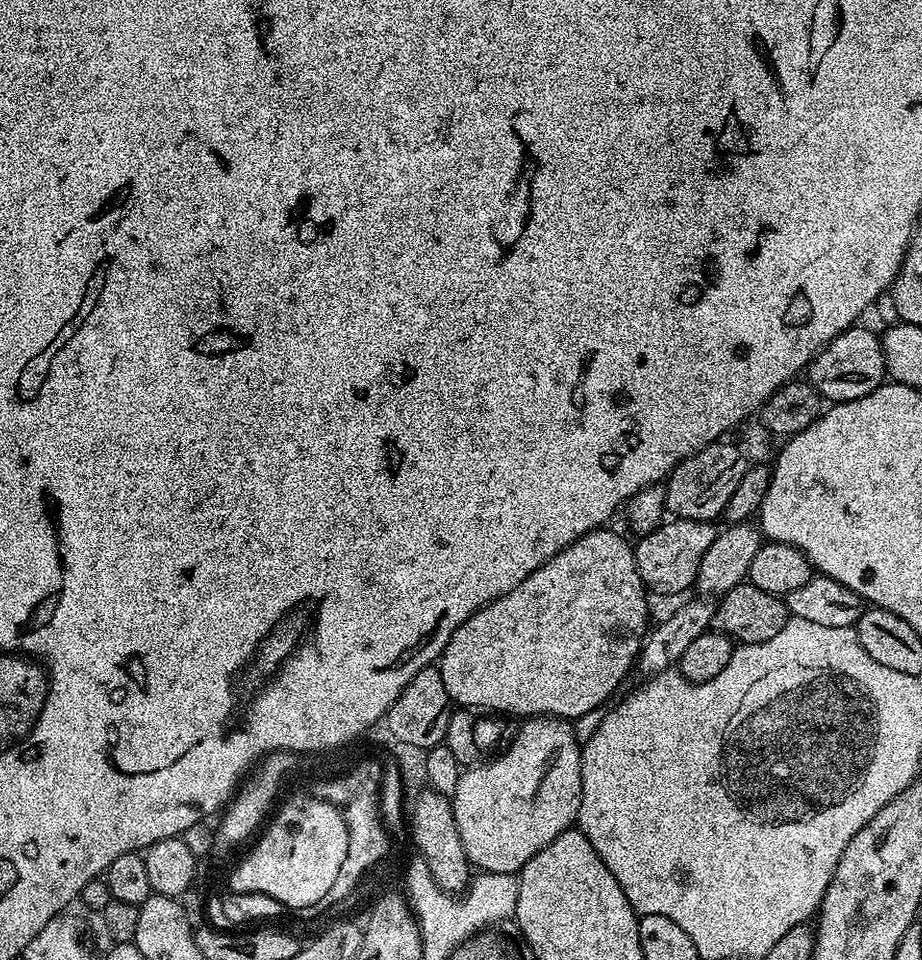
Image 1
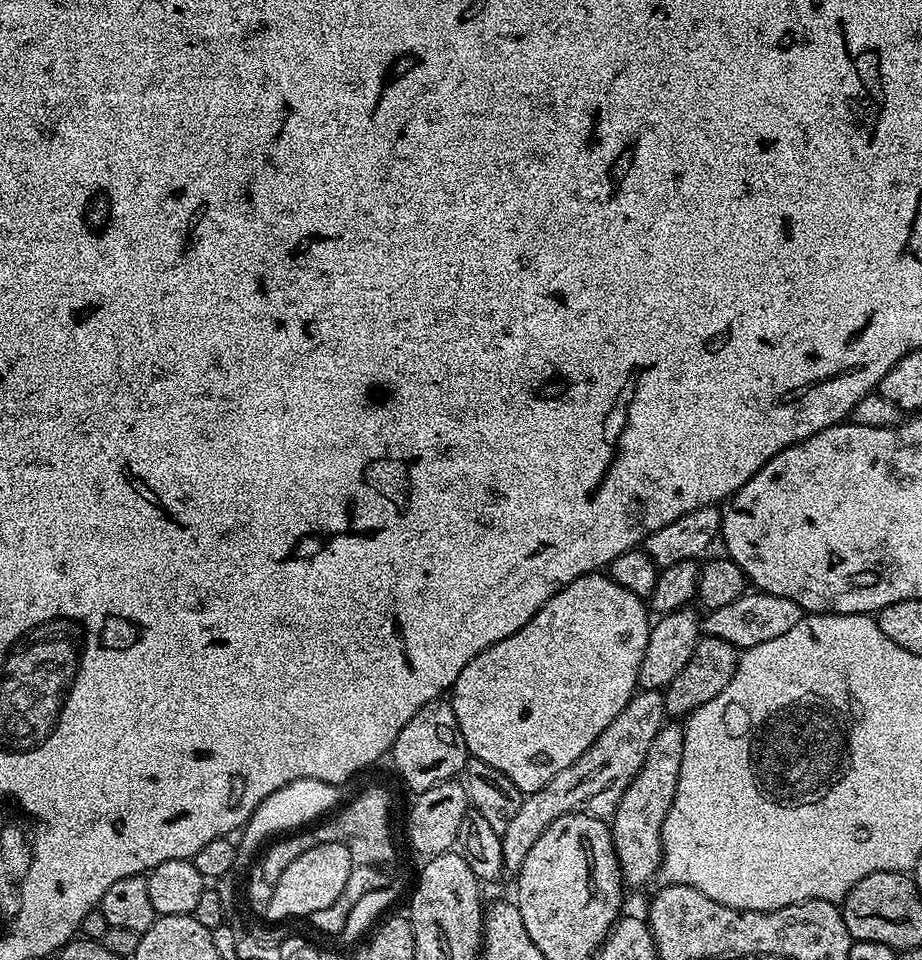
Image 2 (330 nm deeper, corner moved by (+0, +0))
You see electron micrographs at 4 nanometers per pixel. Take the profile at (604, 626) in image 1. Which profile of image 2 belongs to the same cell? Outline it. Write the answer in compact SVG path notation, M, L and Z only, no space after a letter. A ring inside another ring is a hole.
M589 572L588 575L579 576L577 580L558 590L558 594L554 594L545 602L538 610L538 614L534 614L534 618L530 618L530 622L522 626L522 630L502 638L502 642L494 642L494 646L482 650L473 660L466 662L462 674L458 674L458 678L452 683L450 703L454 710L454 718L458 718L458 726L462 730L462 738L466 742L469 753L475 759L494 766L494 770L502 770L502 774L506 774L506 778L510 778L510 782L514 782L514 786L518 786L521 793L536 792L542 786L546 786L546 782L550 782L554 774L570 767L595 742L598 734L602 734L602 730L606 730L606 726L610 726L610 722L614 722L614 718L622 714L622 710L636 695L640 667L648 641L650 627L648 616L650 617L650 612L645 601L641 597L630 594L630 590L618 586L618 582L614 582L607 574Z

